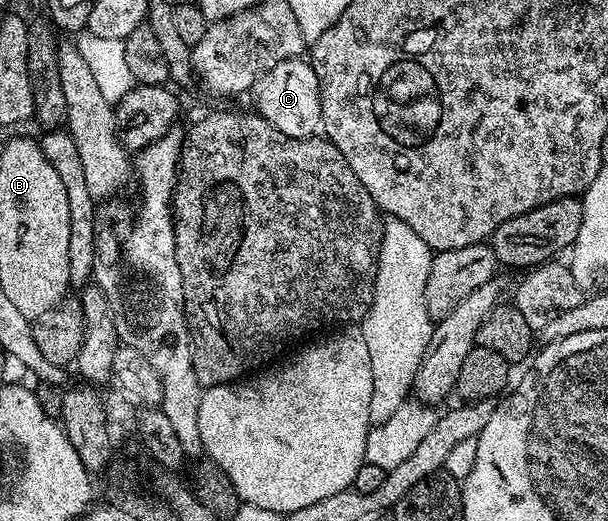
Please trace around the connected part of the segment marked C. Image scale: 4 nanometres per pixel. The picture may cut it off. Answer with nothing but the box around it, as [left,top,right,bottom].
[252,57,322,138]

